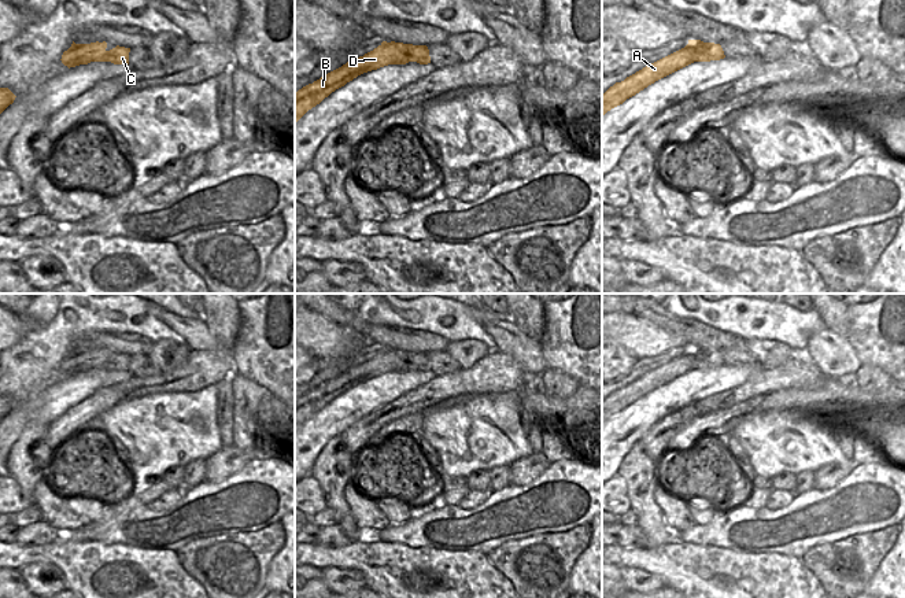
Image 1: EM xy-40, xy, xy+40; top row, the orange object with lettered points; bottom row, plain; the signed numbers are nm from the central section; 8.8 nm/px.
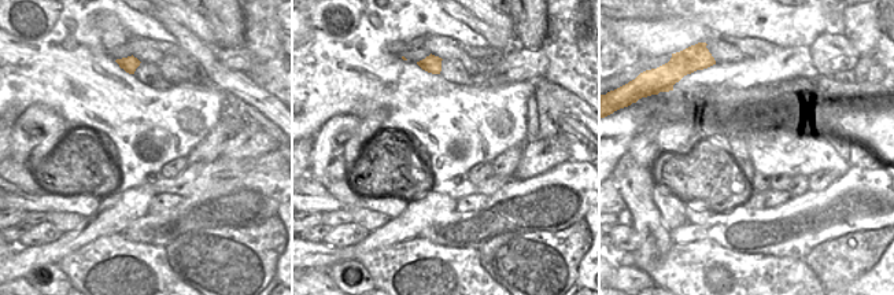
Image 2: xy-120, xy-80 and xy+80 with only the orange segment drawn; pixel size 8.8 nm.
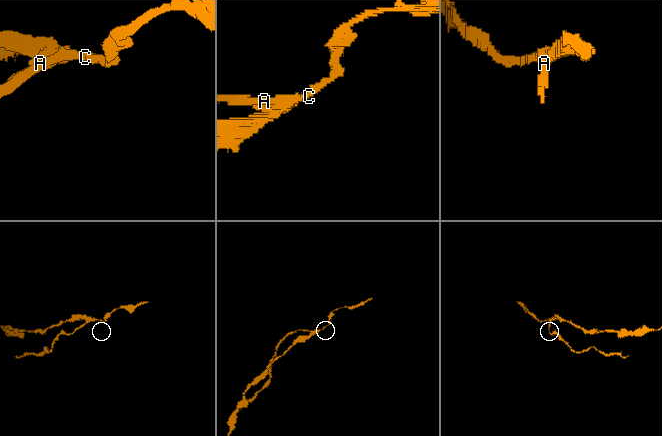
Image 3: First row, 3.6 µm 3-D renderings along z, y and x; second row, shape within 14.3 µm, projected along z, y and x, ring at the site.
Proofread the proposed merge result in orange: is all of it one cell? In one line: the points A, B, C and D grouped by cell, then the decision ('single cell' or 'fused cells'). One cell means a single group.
A B D / C; fused cells

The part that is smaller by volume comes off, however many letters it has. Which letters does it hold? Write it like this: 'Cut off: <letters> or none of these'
Cut off: A, B, D

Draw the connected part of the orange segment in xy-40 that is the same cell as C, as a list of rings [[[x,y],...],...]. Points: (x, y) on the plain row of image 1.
[[[119,354],[107,358],[100,368],[101,369],[111,369],[114,372],[129,372],[129,359],[130,355]]]

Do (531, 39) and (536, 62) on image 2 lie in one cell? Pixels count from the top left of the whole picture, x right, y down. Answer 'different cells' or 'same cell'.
different cells

